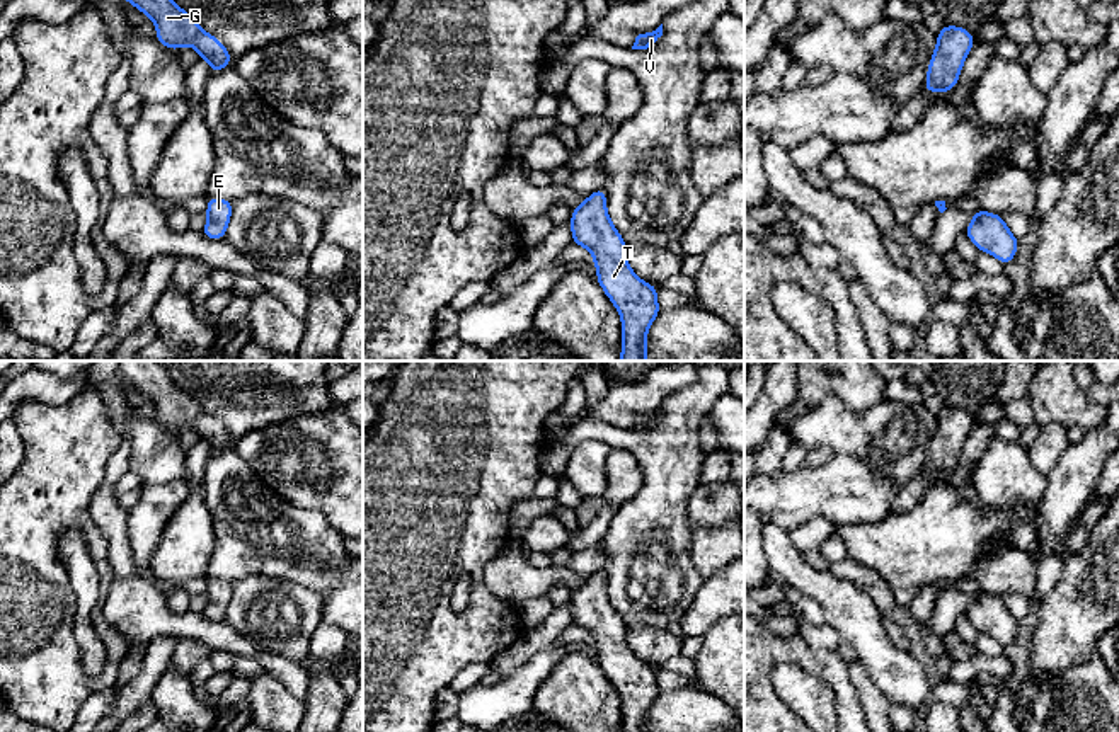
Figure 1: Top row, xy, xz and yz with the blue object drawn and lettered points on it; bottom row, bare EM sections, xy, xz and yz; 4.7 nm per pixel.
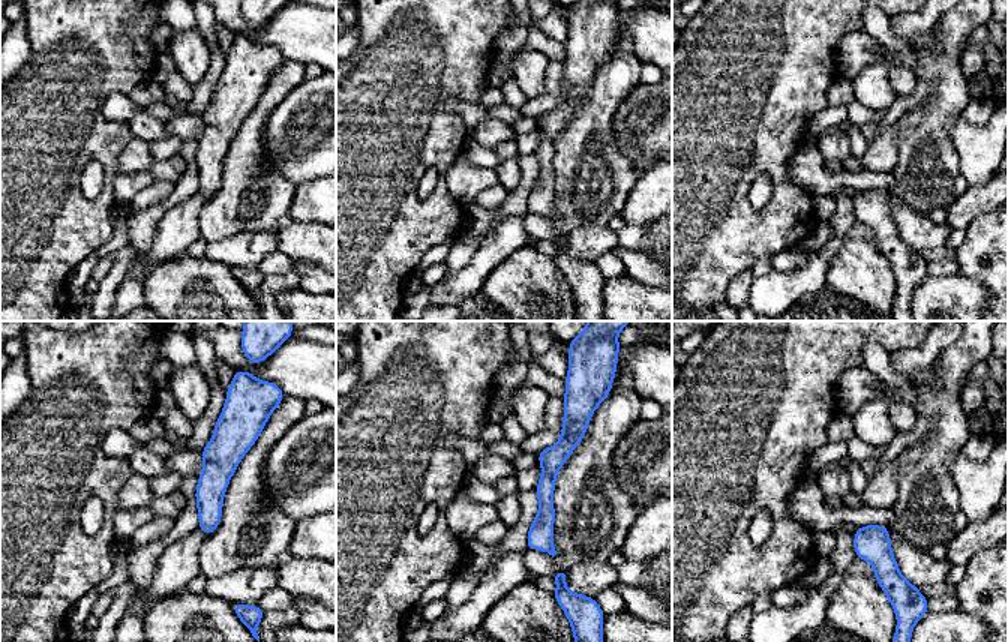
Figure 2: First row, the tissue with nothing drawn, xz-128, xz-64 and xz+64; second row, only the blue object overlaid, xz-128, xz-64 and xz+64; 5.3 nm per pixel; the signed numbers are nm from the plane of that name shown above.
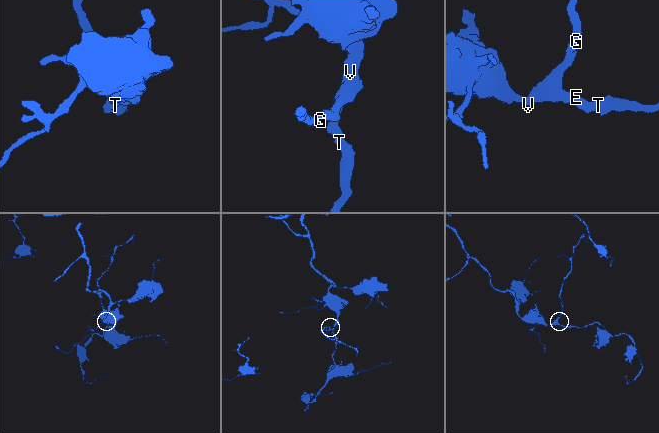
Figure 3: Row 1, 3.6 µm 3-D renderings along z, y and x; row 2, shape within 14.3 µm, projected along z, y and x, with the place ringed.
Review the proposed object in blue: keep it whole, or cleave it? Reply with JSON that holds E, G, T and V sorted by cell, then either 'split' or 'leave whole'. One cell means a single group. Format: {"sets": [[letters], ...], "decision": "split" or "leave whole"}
{"sets": [["E", "G", "T", "V"]], "decision": "leave whole"}

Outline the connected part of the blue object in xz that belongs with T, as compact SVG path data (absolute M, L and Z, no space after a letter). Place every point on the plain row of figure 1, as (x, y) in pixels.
M606 570L572 591L574 626L593 635L596 661L622 700L622 732L647 732L647 710L659 696L657 669L639 661L627 643L627 625L606 592Z

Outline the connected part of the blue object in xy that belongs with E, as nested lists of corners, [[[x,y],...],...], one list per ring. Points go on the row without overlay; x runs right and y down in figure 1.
[[[208,579],[206,596],[208,604],[203,608],[201,615],[211,621],[225,620],[228,603],[232,599],[232,582]]]

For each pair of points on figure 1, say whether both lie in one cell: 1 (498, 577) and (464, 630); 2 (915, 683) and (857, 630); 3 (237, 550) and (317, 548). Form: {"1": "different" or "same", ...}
{"1": "different", "2": "same", "3": "same"}

